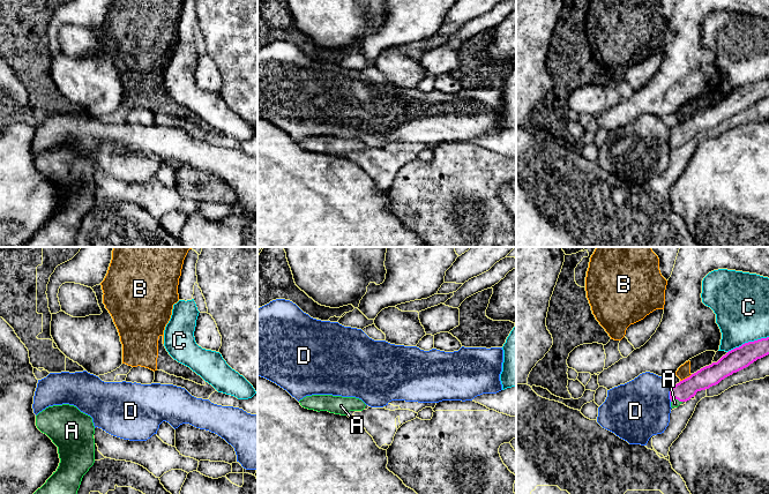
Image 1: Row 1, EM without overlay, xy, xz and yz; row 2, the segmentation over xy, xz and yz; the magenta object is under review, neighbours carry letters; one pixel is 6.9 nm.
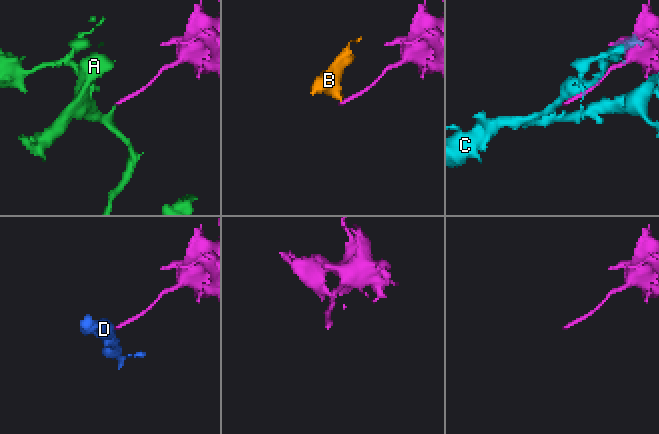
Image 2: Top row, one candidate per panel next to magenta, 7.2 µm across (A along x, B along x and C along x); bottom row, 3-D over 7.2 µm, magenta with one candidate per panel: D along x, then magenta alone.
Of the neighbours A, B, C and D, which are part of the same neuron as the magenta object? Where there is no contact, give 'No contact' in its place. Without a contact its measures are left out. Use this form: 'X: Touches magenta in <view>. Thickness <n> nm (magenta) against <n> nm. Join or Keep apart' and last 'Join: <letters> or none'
A: Touches magenta in yz. Thickness 140 nm (magenta) against 60 nm. Join
B: Touches magenta in yz. Thickness 150 nm (magenta) against 90 nm. Keep apart
C: Touches magenta in yz. Thickness 160 nm (magenta) against 380 nm. Keep apart
D: Touches magenta in yz. Thickness 140 nm (magenta) against 400 nm. Keep apart
Join: A

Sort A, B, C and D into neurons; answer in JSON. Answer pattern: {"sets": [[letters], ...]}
{"sets": [["A"], ["B"], ["C"], ["D"]]}

